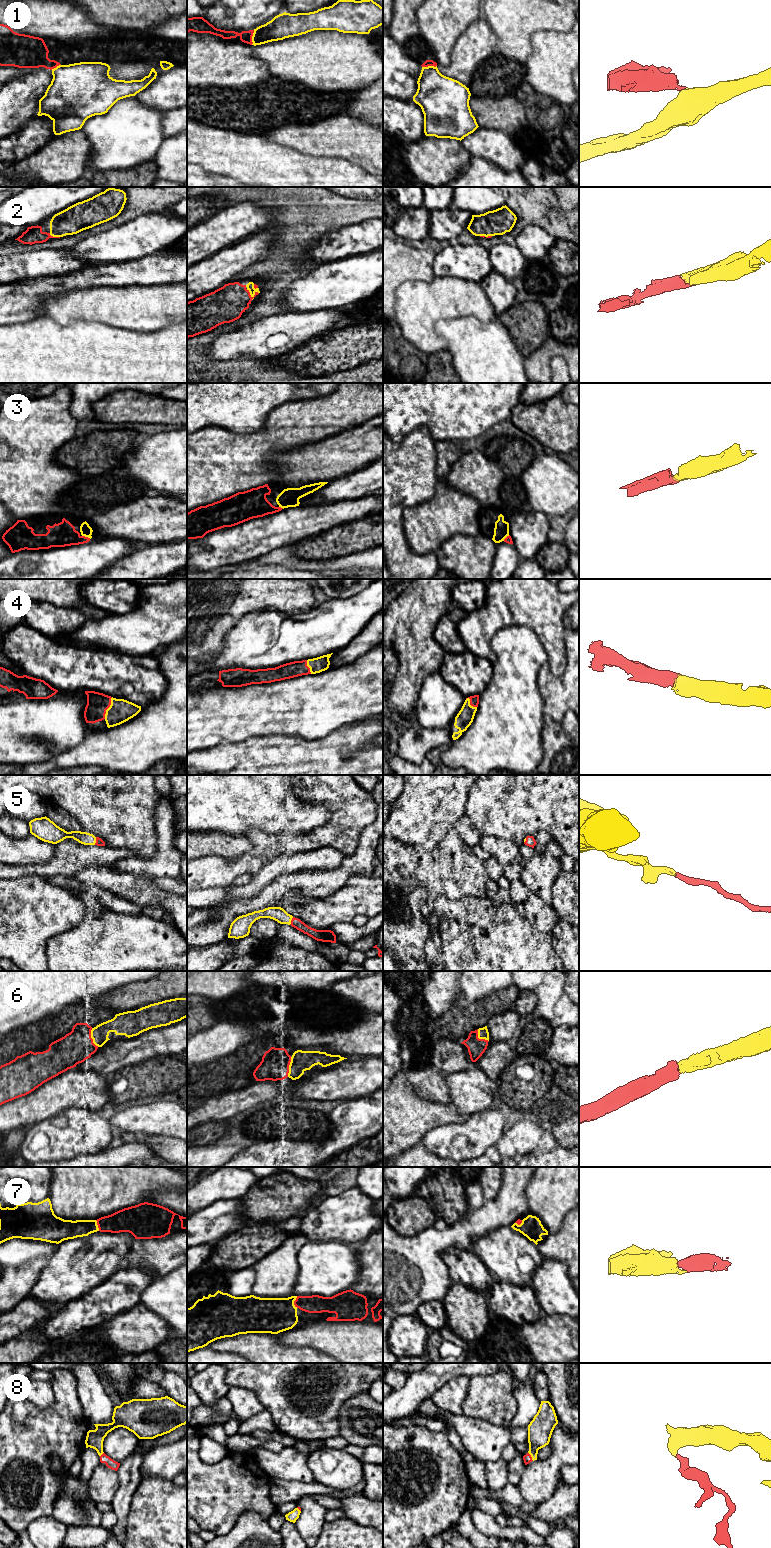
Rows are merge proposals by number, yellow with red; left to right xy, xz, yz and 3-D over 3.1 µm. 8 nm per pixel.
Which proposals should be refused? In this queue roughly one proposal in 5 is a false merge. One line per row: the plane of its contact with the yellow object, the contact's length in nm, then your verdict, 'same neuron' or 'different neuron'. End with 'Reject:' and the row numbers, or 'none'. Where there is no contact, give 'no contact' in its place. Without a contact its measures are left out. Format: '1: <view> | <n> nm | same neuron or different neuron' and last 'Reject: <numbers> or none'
1: xz | 120 nm | different neuron
2: xz | 110 nm | same neuron
3: xy | 80 nm | same neuron
4: xy | 190 nm | same neuron
5: xy | 70 nm | same neuron
6: xy | 160 nm | same neuron
7: xz | 100 nm | same neuron
8: yz | 80 nm | same neuron
Reject: 1

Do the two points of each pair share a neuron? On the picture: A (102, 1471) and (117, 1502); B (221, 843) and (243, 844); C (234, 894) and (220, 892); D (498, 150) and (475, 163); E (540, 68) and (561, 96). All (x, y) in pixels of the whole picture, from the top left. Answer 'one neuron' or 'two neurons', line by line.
A: two neurons
B: one neuron
C: two neurons
D: two neurons
E: one neuron

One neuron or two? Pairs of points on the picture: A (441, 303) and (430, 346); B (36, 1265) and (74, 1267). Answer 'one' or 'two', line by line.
A: one
B: two

